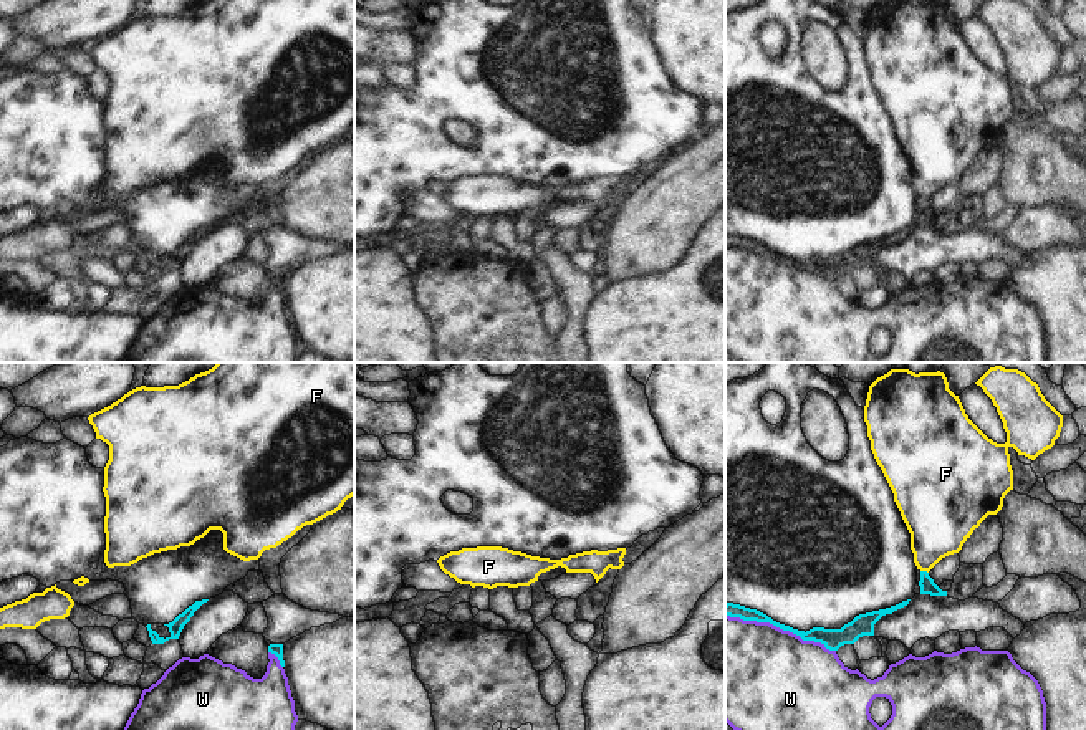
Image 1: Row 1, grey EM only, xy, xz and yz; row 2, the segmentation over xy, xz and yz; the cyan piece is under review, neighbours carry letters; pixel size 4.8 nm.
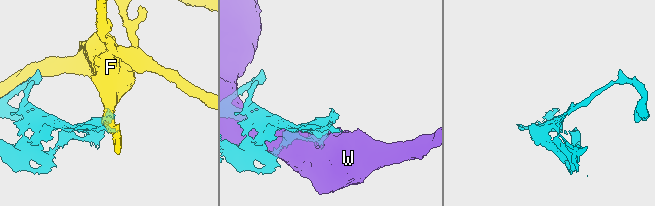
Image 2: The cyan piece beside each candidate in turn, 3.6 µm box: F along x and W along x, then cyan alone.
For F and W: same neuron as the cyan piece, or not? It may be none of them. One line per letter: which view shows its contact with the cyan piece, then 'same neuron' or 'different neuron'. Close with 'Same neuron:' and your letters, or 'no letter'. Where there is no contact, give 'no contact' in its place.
F: meets cyan in yz; different neuron
W: meets cyan in yz; different neuron
Same neuron: no letter

